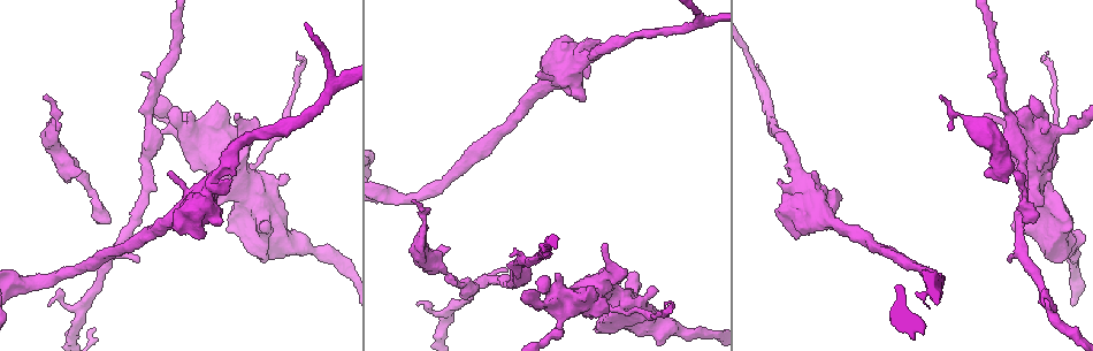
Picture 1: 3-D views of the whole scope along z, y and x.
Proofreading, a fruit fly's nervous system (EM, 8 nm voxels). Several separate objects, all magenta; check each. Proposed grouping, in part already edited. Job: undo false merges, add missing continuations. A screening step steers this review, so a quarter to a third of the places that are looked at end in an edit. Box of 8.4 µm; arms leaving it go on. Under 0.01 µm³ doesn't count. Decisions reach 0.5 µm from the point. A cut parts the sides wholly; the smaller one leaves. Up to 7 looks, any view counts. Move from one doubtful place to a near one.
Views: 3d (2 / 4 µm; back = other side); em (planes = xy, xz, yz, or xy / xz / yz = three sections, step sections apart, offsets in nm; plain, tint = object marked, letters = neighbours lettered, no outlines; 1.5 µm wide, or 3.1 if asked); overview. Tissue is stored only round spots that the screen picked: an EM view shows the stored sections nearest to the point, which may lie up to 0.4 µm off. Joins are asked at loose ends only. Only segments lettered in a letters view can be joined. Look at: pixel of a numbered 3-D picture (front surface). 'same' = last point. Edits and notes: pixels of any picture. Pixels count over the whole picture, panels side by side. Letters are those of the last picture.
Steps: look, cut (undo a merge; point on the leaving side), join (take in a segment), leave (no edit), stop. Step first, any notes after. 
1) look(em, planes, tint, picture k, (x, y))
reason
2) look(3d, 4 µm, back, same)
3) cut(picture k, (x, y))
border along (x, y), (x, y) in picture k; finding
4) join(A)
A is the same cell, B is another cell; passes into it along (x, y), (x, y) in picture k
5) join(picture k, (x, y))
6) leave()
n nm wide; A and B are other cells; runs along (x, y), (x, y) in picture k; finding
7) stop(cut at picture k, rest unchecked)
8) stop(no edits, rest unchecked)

look(3d, 4 µm, back, picture 1, (417, 302))
an open end

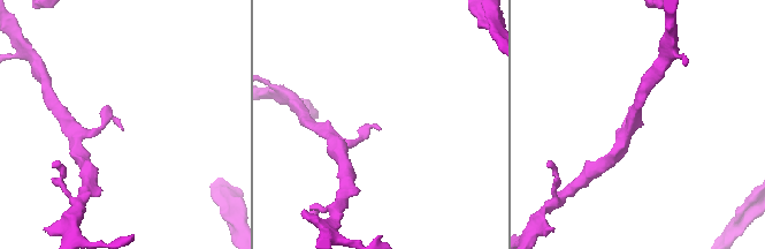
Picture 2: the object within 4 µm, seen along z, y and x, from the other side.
look(em, yz, step 8, letters, picture 2, (378, 129))
need the tissue

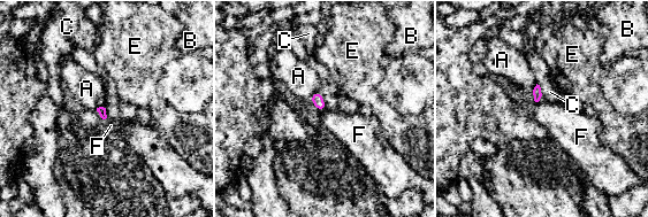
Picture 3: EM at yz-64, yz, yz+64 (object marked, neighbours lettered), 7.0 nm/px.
look(em, xz, step 4, letters, same)
another direction

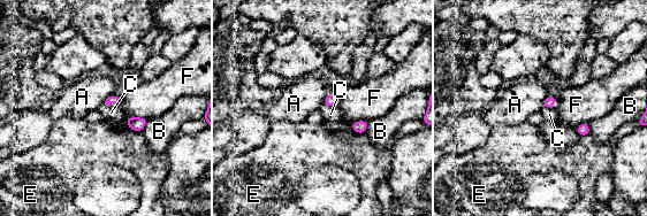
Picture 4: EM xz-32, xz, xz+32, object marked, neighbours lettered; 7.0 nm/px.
leave()
A, B, C, E and F are other cells; border along (105, 102), (120, 105) in picture 4; none of them fits

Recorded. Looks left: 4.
look(em, planes, tint, picture 1, (1010, 262))
branch stops here

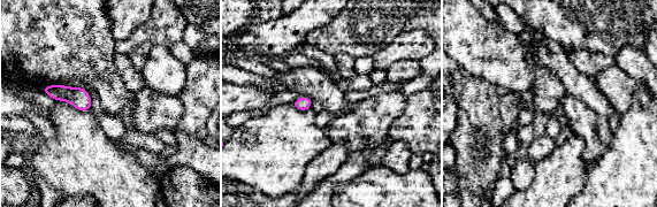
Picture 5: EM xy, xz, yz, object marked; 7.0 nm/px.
look(em, planes, letters, same)
see the neighbours

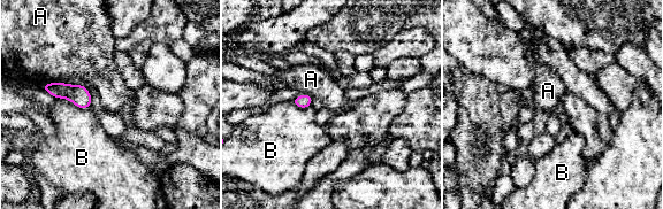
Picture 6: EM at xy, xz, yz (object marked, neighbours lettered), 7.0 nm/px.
leave()
A and B are other cells; border along (56, 98), (90, 107) in picture 6; no lettered segment goes on from it

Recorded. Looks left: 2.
look(em, planes, tint, picture 1, (629, 299))
an open end

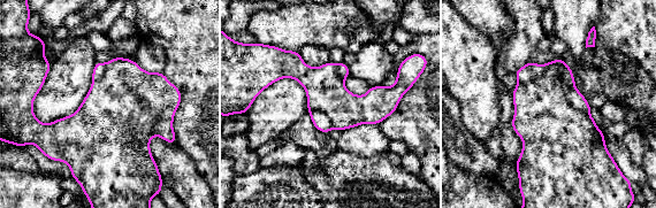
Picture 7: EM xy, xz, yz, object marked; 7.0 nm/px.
look(em, planes, letters, same)

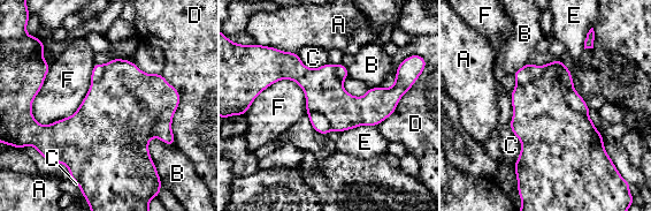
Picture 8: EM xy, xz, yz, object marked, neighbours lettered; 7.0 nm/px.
cut(picture 8, (574, 99))
320 nm wide; A, B, C, D, E and F are other cells; the part that leaves runs along (567, 72), (569, 93), (586, 111) in picture 8; two neurons meet here

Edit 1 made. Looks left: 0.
stop(cut at picture 8, rest unchecked)

